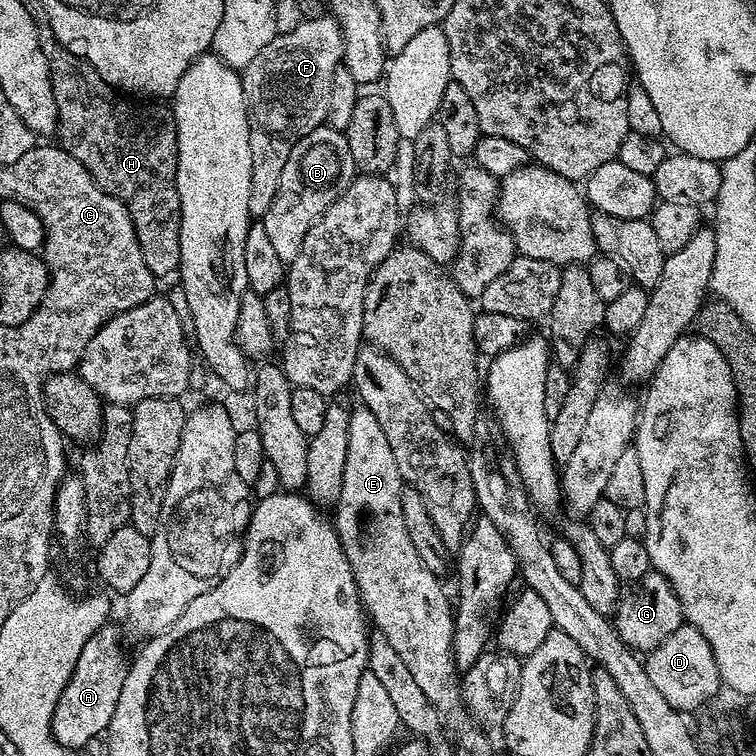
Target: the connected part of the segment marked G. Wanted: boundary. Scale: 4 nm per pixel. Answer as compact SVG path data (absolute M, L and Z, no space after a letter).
M650 570L633 584L624 584L616 597L614 623L622 642L637 654L653 652L659 644L666 642L674 630L685 623L684 611L680 609L678 598L661 572Z

